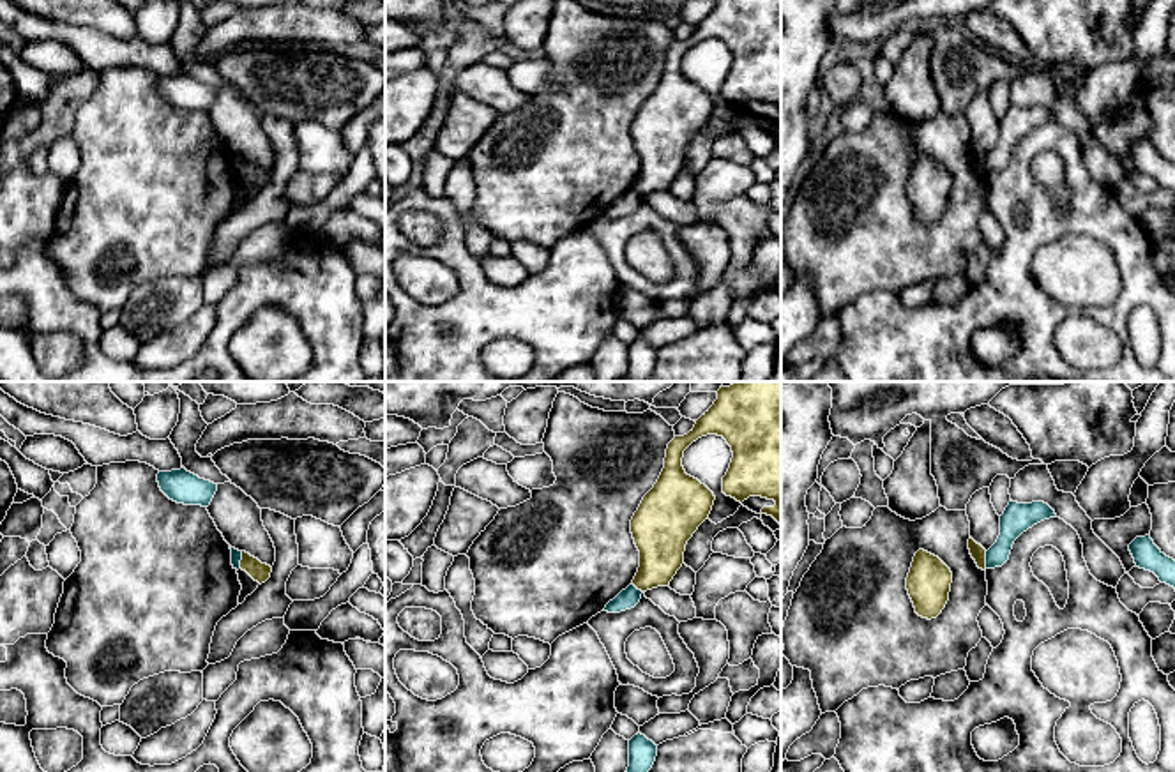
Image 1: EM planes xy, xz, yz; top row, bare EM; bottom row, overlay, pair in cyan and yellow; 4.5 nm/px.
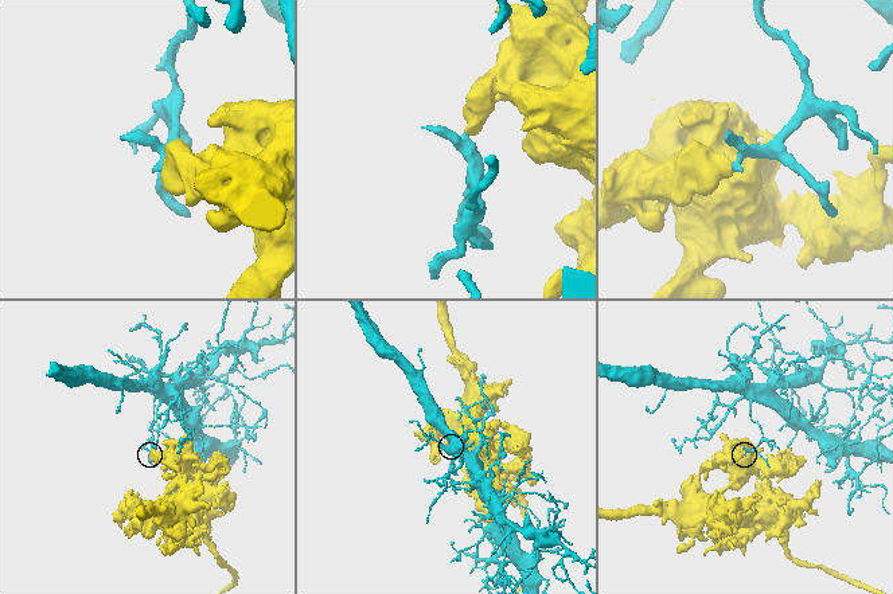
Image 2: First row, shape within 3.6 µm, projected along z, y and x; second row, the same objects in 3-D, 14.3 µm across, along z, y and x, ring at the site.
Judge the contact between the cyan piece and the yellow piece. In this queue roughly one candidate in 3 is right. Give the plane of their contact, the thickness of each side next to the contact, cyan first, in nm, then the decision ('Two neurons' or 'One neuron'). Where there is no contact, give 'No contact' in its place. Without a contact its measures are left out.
Touches cyan in xy. Thickness 50 nm (cyan) against 90 nm. Two neurons

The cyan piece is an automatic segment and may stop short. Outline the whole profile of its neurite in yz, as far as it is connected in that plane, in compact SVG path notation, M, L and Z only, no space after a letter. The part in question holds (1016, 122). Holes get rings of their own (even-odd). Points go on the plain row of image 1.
M1009 106L1000 120L1000 140L986 155L986 173L1002 171L1011 159L1014 145L1034 129L1055 122L1055 115L1044 106Z

